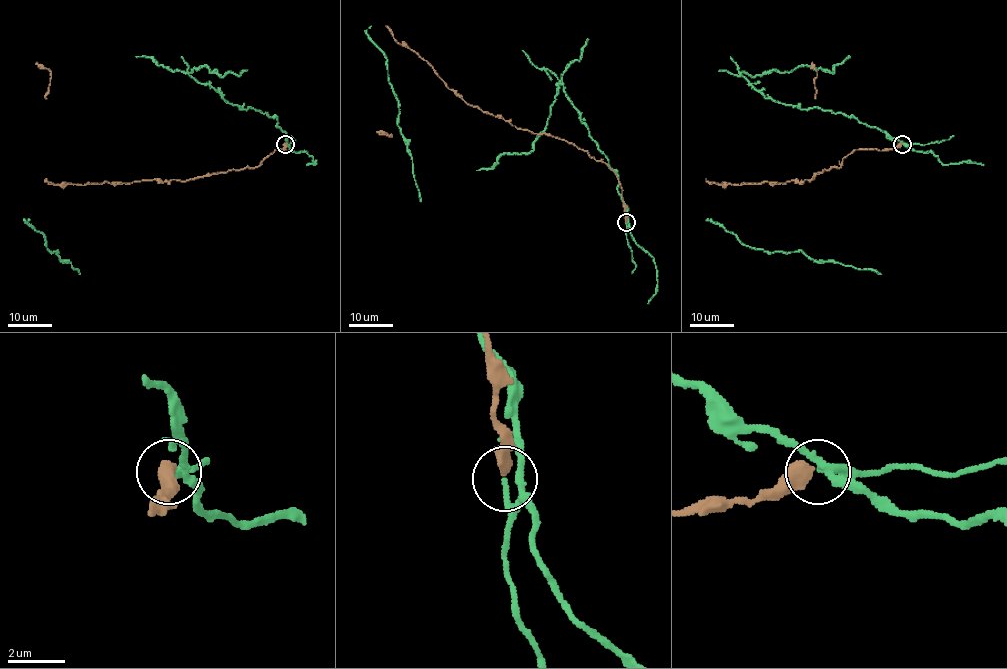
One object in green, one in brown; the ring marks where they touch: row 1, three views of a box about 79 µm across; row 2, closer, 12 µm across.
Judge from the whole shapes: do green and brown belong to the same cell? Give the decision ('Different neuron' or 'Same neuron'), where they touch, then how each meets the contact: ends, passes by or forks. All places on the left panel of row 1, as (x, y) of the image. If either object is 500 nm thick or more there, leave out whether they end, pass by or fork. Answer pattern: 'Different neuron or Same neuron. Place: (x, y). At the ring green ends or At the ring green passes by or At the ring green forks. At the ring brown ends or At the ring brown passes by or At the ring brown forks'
Different neuron. Place: (285, 144). At the ring green passes by. At the ring brown ends

